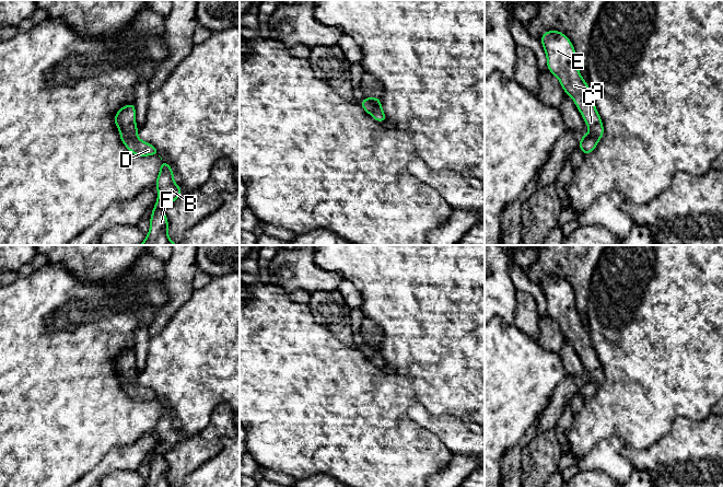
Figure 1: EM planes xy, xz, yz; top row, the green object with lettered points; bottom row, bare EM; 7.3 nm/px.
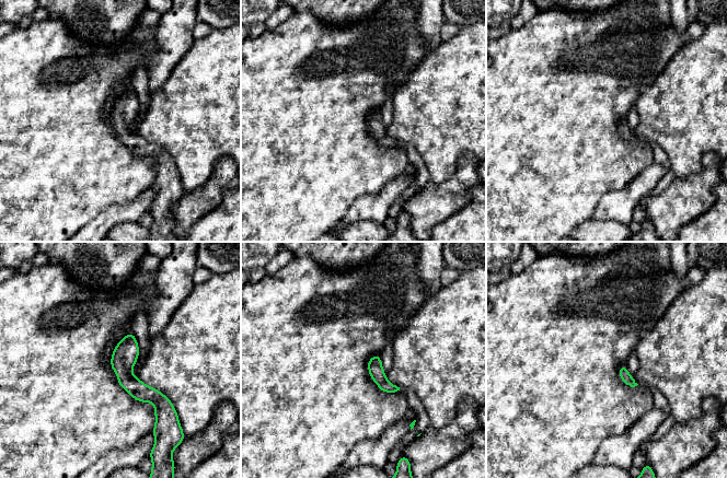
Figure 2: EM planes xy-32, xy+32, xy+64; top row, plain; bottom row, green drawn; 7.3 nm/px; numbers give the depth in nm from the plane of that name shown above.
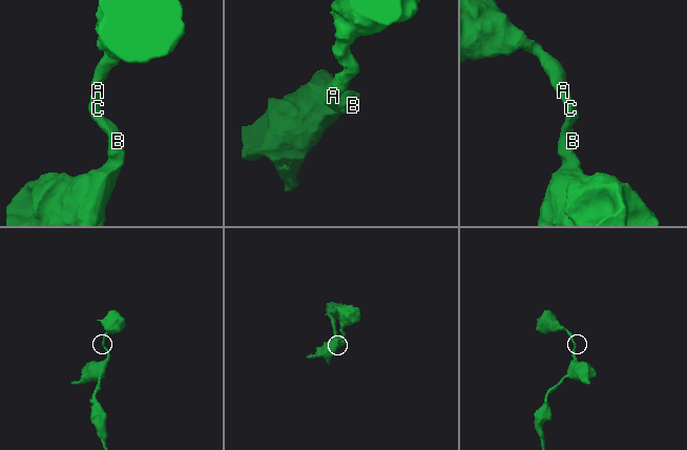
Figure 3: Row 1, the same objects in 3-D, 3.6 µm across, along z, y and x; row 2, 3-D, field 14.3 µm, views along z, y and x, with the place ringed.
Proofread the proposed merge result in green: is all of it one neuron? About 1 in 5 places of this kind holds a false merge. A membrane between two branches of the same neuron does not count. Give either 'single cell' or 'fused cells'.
single cell

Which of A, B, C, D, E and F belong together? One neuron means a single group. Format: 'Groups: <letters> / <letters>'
Groups: A B C D E F

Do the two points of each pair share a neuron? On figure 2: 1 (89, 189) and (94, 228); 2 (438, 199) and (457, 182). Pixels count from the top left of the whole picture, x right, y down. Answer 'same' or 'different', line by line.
1: different
2: same

